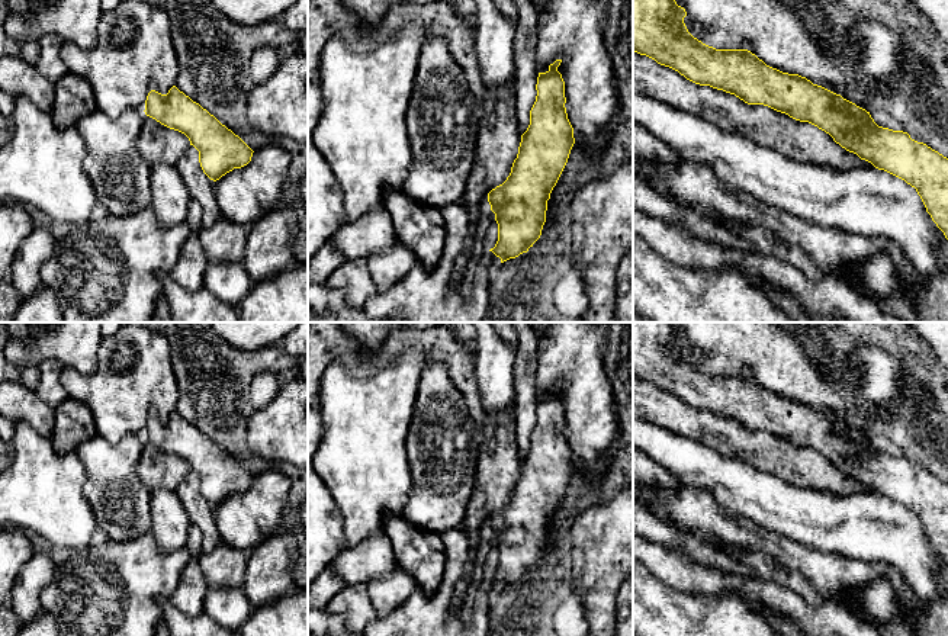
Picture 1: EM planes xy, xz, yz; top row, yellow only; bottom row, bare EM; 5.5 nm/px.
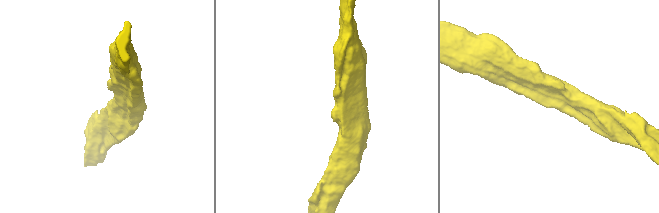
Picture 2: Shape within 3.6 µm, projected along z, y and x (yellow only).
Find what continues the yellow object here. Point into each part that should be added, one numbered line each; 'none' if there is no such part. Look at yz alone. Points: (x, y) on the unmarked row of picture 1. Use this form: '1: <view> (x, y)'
1: yz (800, 466)

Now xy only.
1: xy (157, 469)

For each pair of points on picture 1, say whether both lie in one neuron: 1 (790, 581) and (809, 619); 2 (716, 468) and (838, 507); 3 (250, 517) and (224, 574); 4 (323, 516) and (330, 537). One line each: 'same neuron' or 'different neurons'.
1: different neurons
2: same neuron
3: different neurons
4: same neuron

